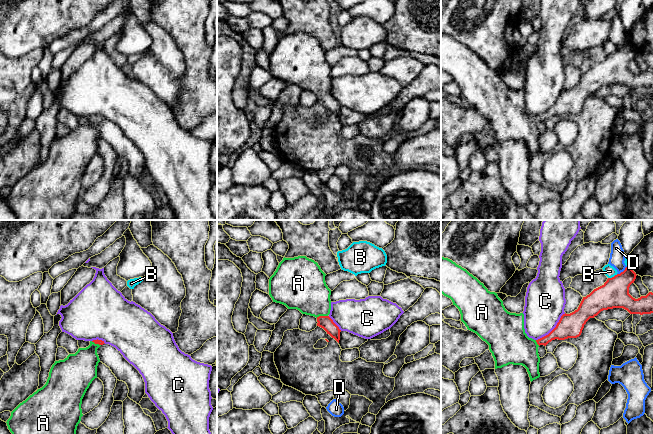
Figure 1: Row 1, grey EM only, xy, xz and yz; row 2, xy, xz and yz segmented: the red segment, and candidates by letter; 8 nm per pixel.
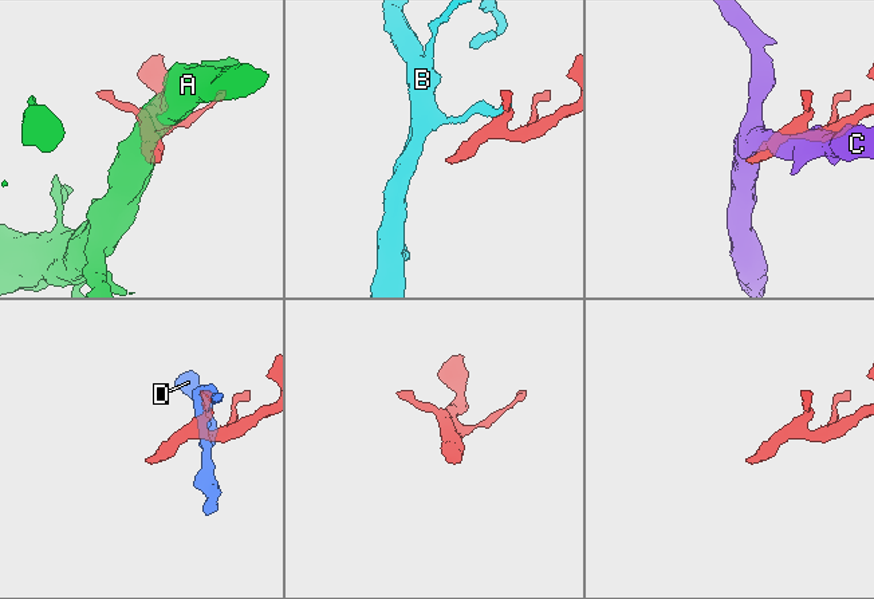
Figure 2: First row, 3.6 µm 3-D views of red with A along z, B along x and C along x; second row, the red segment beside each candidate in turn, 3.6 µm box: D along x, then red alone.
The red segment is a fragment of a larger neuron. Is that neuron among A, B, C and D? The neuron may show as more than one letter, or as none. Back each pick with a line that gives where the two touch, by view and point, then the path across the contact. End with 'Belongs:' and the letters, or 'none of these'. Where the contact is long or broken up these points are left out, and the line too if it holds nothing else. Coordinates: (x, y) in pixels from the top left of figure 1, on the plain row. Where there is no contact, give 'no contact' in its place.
A: contact xz (321, 92); way xz (325, 98), (321, 92), (319, 81), (305, 66)
Belongs: A

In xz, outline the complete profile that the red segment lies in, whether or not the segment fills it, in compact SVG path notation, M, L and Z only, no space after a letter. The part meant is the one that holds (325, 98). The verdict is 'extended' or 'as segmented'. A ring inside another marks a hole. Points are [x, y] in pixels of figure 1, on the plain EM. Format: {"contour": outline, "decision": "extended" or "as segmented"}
{"contour": "M306 32L284 33L269 55L269 71L273 78L283 80L288 85L297 85L302 90L316 93L317 102L323 104L339 119L341 106L328 92L331 86L331 66L326 61L325 52L326 50L318 39Z", "decision": "extended"}

